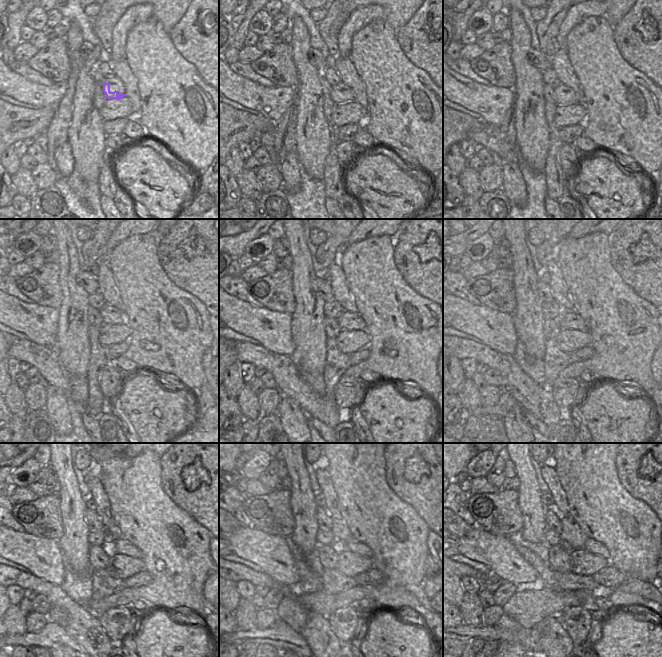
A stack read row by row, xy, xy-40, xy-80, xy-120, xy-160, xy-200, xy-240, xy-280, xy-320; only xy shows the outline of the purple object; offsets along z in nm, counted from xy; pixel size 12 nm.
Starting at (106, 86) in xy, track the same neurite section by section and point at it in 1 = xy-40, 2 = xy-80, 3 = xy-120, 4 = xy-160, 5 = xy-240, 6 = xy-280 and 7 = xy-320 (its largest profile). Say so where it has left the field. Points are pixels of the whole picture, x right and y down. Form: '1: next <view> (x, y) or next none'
1: next xy-40 (340, 97)
2: next xy-80 (563, 98)
3: next xy-120 (115, 320)
4: next xy-160 (347, 320)
5: next xy-240 (128, 546)
6: next xy-280 (353, 545)
7: next xy-320 (581, 546)

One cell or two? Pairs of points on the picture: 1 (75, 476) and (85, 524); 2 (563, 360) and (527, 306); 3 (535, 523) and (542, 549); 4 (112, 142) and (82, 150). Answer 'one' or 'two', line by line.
1: one
2: two
3: two
4: two

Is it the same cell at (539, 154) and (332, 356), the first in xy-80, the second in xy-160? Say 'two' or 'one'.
two

